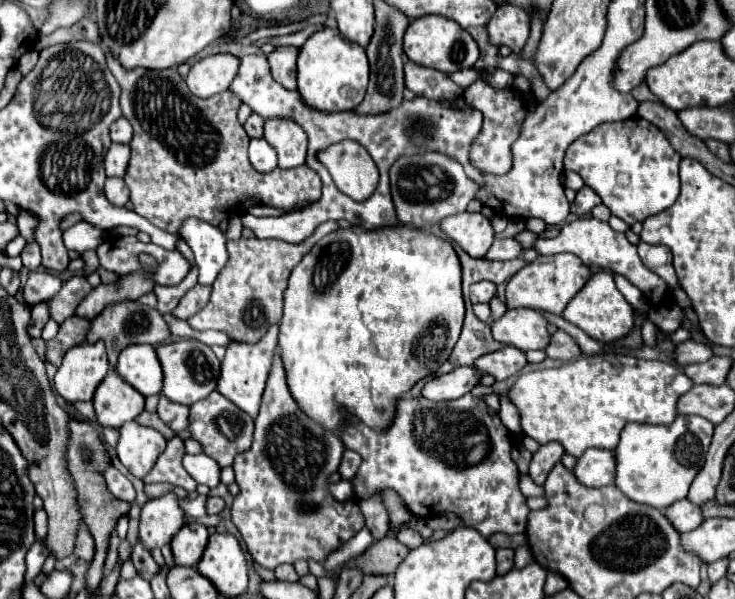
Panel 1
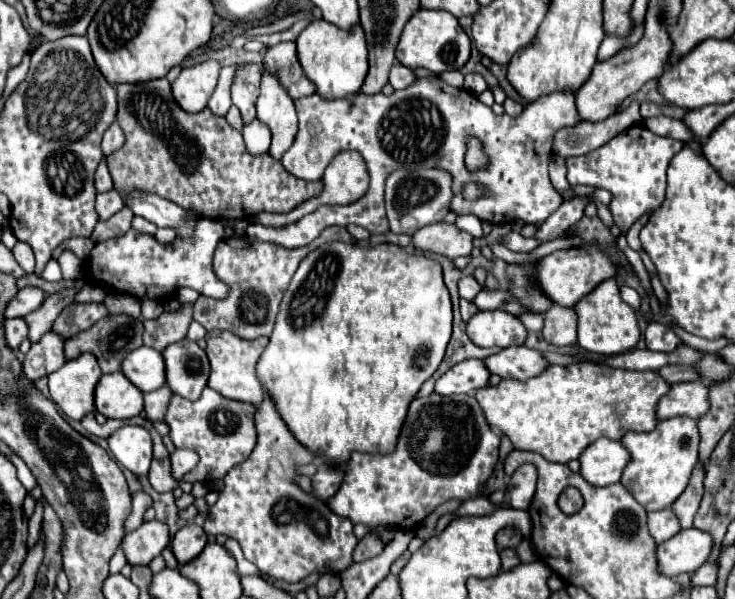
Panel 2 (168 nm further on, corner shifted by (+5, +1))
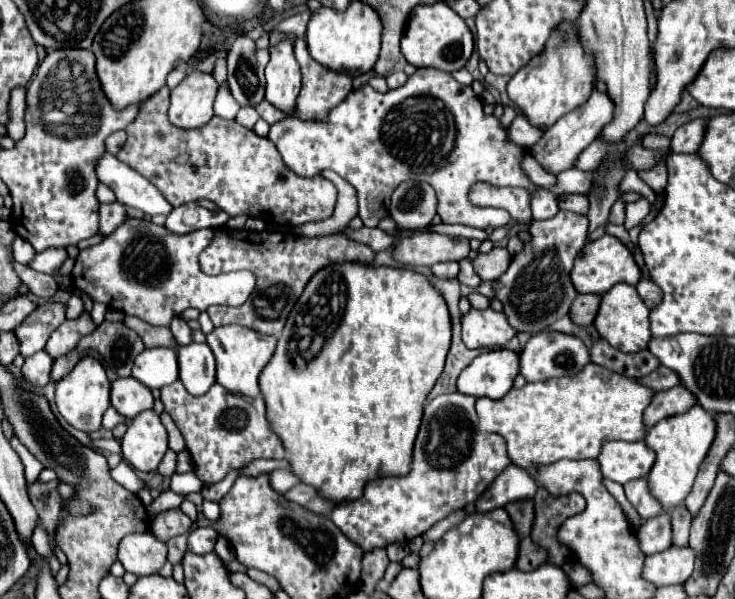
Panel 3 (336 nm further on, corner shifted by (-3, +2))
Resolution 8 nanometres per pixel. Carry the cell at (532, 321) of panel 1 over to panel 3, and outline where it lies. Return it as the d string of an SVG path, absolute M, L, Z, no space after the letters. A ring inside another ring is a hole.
M471 309L461 317L461 339L467 349L497 349L511 337L515 337L515 329L507 325L503 313L493 309Z

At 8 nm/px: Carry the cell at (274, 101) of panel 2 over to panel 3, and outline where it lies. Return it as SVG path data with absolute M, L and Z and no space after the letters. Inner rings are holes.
M281 39L269 51L271 61L265 67L265 99L285 113L291 113L295 109L295 99L301 89L301 71L293 53L293 39Z

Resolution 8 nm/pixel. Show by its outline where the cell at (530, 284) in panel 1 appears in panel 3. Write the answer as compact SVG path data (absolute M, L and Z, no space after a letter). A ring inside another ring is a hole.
M603 235L597 241L587 243L581 253L583 255L575 259L575 269L571 273L573 285L579 293L607 293L615 283L637 285L641 279L641 269L637 267L631 251L613 235Z

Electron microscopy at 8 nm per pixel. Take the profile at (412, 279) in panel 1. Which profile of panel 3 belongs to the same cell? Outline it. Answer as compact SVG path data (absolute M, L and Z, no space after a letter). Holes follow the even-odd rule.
M359 263L329 265L315 273L259 379L269 427L281 439L291 473L335 505L359 499L363 487L377 477L407 475L423 403L443 371L449 343L447 305L423 275Z

